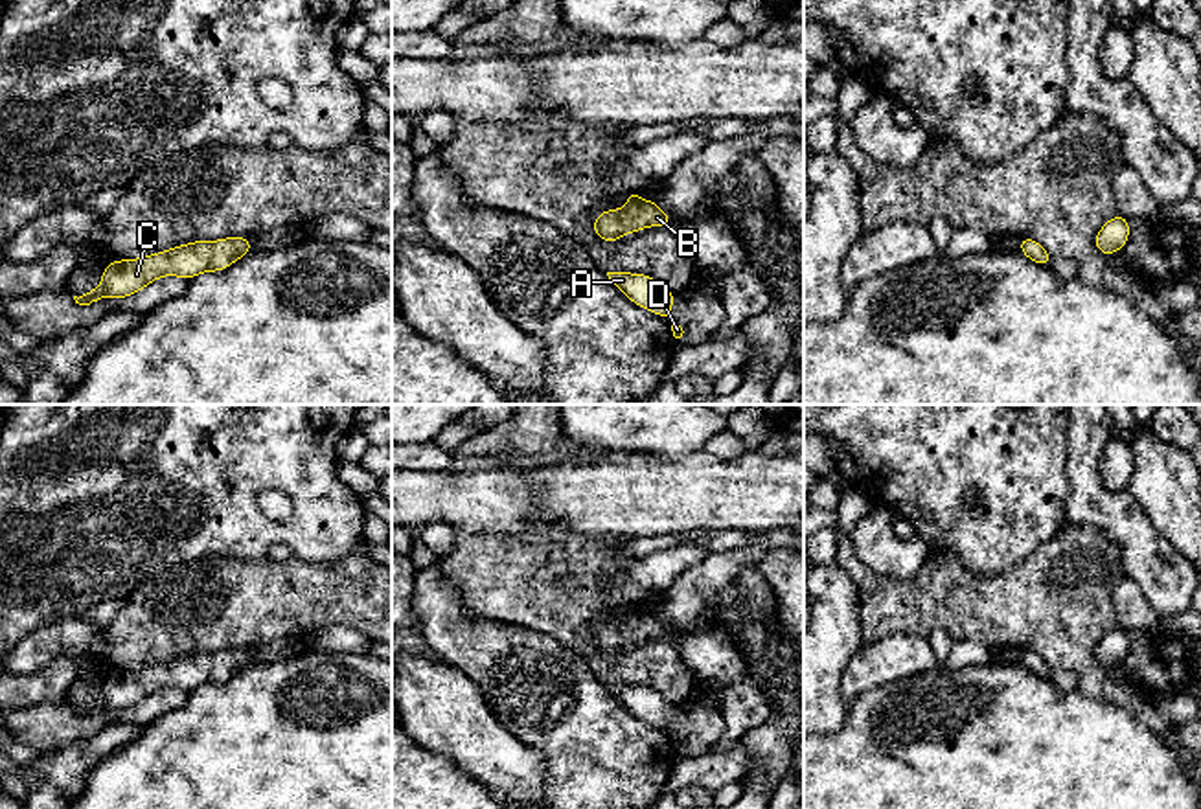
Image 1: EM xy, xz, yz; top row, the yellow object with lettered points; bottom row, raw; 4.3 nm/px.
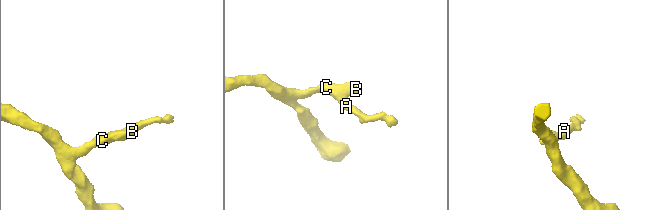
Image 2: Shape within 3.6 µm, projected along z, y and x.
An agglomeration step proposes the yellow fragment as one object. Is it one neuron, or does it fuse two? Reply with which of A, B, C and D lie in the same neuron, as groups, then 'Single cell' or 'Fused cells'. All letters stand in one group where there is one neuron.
Groups: A B C D. Single cell

